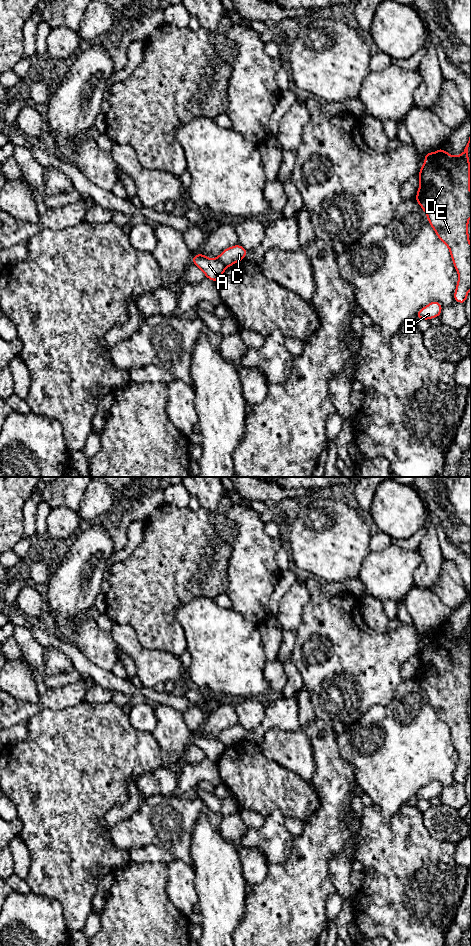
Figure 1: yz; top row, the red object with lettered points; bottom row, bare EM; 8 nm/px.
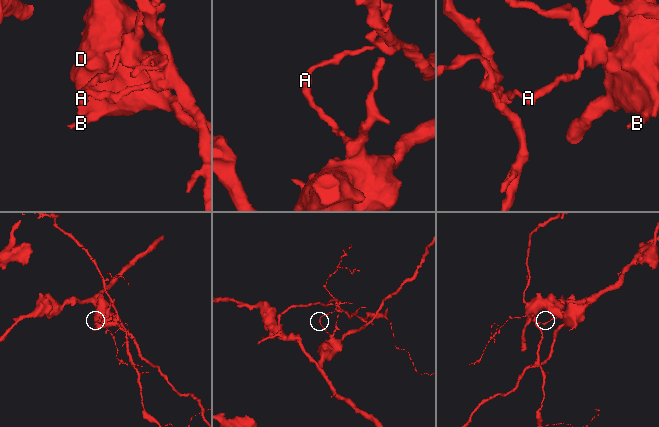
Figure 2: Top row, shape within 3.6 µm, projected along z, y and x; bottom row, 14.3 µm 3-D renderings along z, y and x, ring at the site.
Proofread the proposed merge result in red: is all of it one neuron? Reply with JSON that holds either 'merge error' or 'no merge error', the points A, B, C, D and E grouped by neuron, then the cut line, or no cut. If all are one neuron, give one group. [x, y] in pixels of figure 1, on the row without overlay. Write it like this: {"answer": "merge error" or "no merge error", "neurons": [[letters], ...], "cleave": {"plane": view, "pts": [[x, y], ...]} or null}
{"answer": "merge error", "neurons": [["A"], ["B", "C", "D", "E"]], "cleave": {"plane": "yz", "pts": [[217, 738], [225, 747]]}}

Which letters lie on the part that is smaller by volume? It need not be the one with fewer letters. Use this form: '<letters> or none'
A

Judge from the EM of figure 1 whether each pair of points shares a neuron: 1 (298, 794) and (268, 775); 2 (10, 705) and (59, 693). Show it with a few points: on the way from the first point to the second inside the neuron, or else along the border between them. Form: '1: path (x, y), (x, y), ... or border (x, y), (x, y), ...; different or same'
1: path (291, 794), (275, 782); same
2: path (22, 707), (37, 707), (47, 699); same

